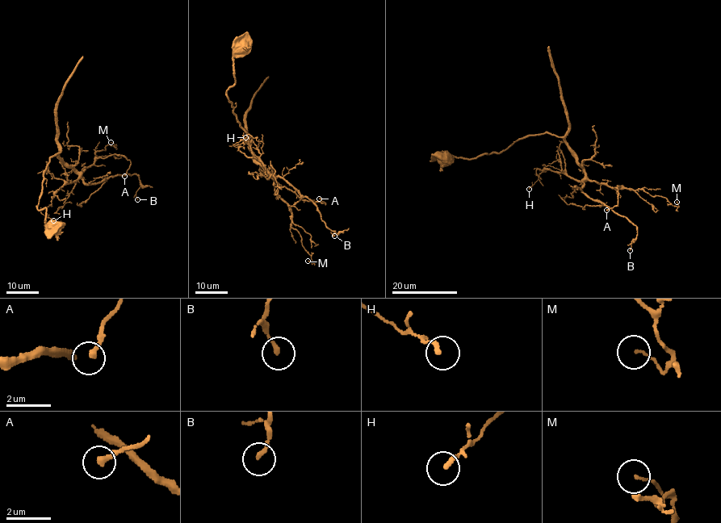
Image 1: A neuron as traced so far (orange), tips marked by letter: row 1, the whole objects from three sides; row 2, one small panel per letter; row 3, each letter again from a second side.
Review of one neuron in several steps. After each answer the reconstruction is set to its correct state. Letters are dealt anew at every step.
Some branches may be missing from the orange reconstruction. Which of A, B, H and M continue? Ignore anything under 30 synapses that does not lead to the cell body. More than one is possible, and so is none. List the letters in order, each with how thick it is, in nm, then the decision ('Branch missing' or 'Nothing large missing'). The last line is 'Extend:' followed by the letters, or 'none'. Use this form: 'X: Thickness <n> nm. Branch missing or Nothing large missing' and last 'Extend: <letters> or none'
A: Thickness 240 nm. Nothing large missing
B: Thickness 180 nm. Nothing large missing
H: Thickness 200 nm. Nothing large missing
M: Thickness 100 nm. Nothing large missing
Extend: none

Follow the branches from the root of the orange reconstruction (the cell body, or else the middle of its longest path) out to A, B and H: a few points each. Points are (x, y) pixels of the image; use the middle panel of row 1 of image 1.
A: (241, 47), (226, 97), (251, 137), (253, 156), (288, 207), (325, 203), (319, 198)
B: (241, 47), (226, 97), (251, 137), (253, 156), (312, 202), (334, 236)
H: (241, 47), (226, 97), (251, 137), (253, 156), (271, 175), (248, 144), (233, 145), (245, 137)

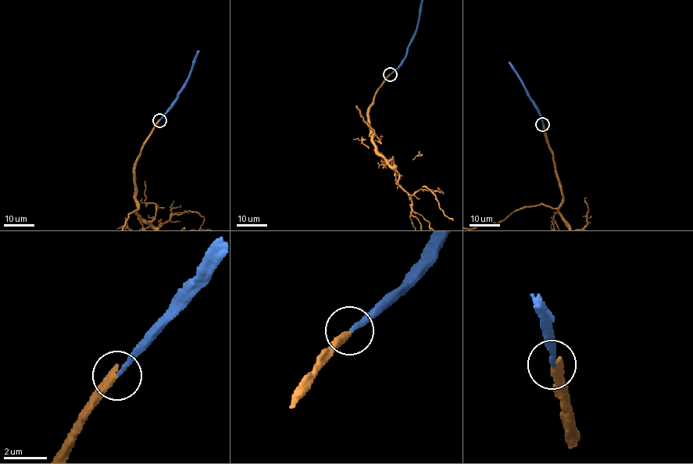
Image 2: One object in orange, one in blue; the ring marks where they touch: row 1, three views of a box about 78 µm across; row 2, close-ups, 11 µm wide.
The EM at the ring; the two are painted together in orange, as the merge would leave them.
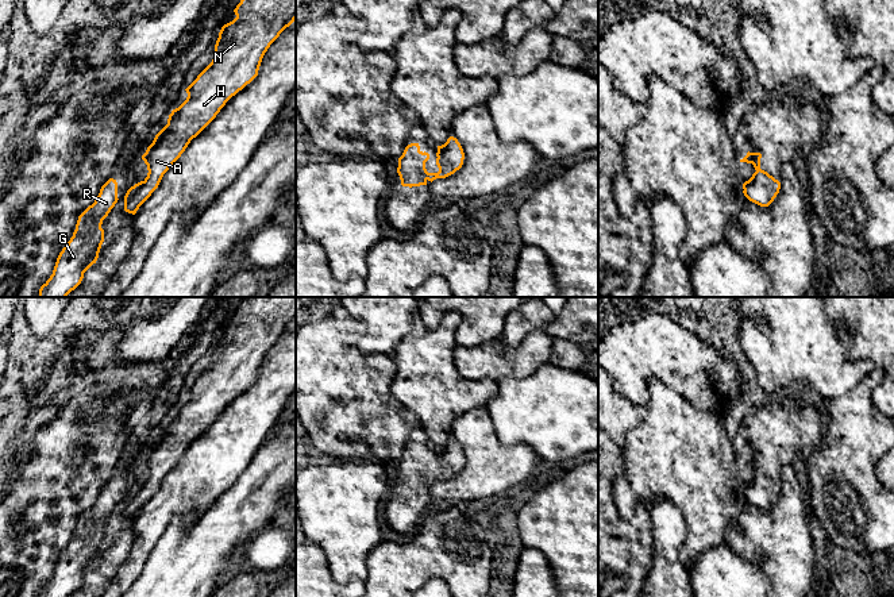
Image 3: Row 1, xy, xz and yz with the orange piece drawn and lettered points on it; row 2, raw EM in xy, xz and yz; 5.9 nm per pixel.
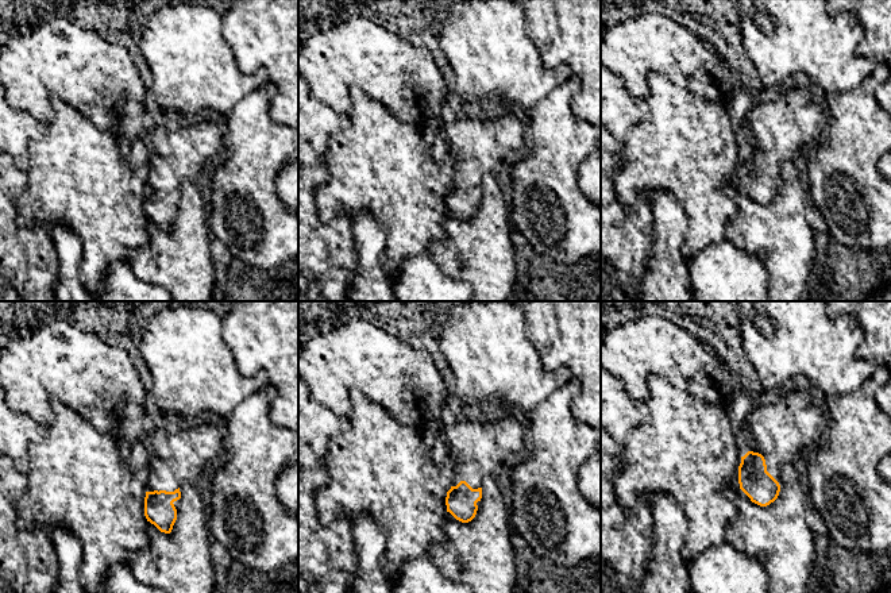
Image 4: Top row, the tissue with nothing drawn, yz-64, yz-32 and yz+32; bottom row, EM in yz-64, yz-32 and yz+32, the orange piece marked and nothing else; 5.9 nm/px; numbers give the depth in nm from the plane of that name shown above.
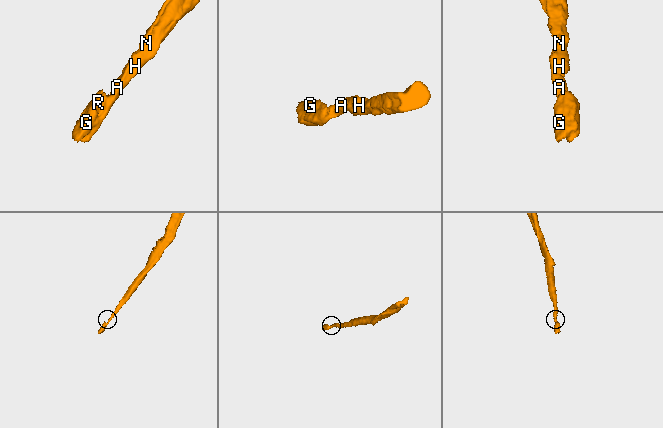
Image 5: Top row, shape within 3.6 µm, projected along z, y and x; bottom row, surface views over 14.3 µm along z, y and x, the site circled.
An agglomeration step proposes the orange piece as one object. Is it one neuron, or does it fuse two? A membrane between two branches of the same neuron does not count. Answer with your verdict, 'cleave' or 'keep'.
keep

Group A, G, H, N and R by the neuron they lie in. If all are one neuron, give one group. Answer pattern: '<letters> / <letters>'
A G H N R

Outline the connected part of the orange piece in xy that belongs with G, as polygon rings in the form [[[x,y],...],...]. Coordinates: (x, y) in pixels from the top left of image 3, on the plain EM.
[[[109,481],[95,505],[80,519],[73,539],[59,555],[53,577],[39,597],[69,597],[82,583],[84,575],[96,566],[104,544],[103,523],[117,505],[117,485]]]

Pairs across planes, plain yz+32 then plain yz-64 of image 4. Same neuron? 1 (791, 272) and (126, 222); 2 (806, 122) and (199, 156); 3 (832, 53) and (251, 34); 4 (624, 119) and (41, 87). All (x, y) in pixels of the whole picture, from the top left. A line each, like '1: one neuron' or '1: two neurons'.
1: two neurons
2: one neuron
3: two neurons
4: two neurons

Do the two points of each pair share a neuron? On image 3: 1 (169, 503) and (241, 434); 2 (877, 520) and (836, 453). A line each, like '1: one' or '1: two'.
1: one
2: one

